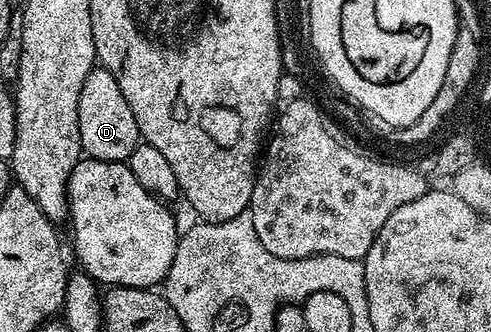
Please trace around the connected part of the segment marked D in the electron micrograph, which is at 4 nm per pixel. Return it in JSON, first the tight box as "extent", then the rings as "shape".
{"extent":[79,66,141,161],"shape":[[[94,66],[79,90],[79,138],[82,153],[91,160],[128,161],[130,154],[141,140],[135,114],[127,106],[127,98],[119,91],[119,82],[105,68]]]}

